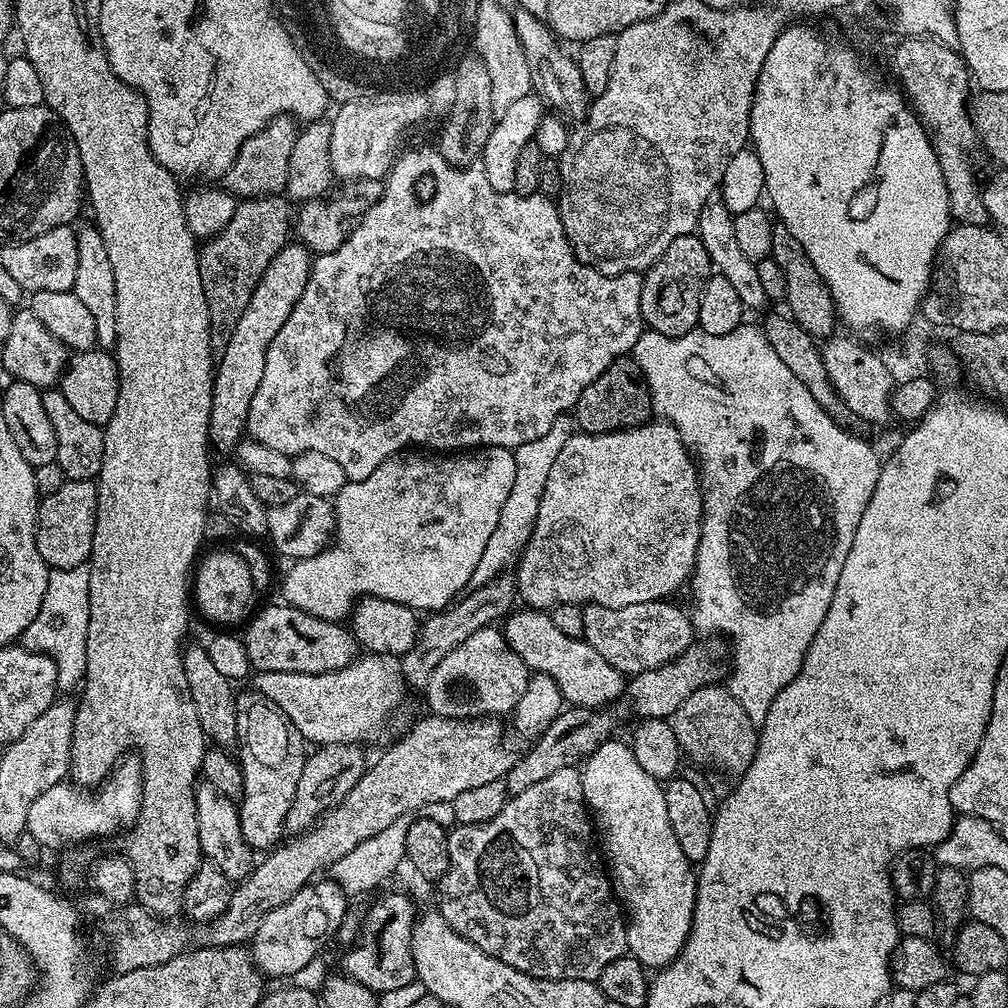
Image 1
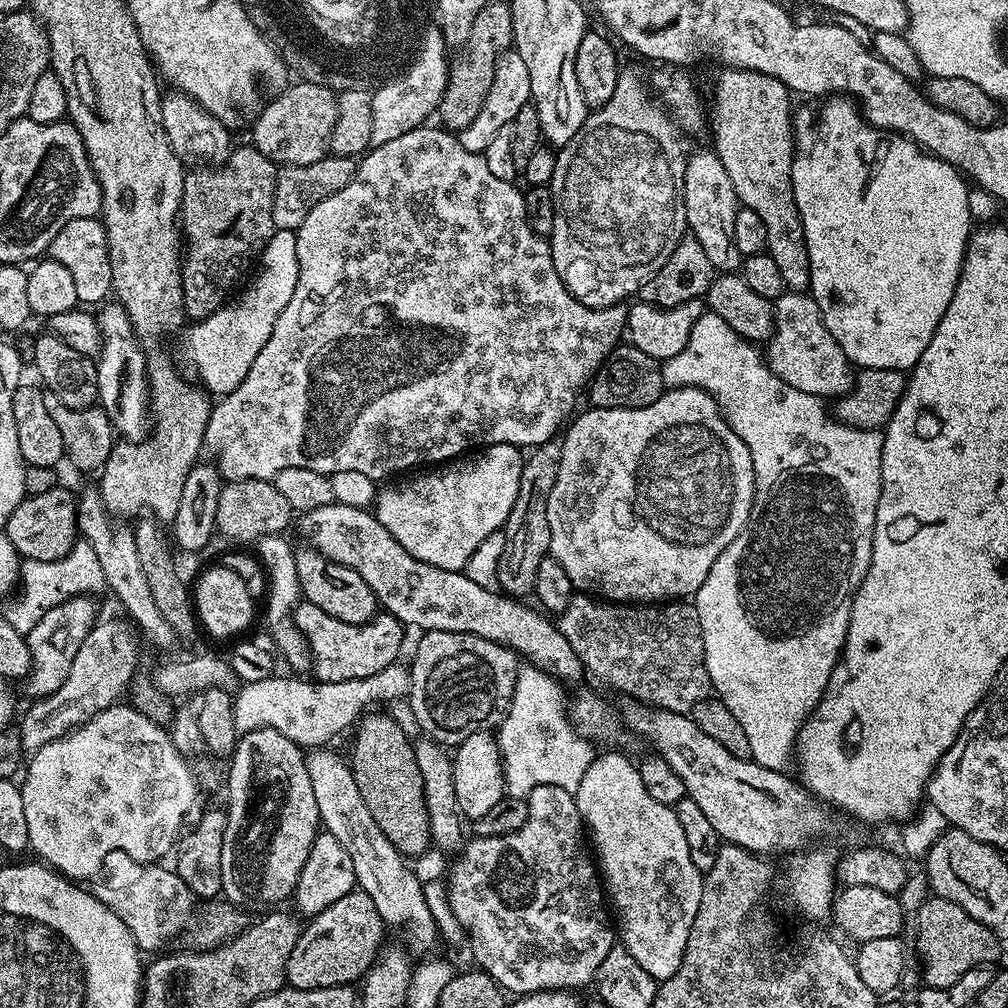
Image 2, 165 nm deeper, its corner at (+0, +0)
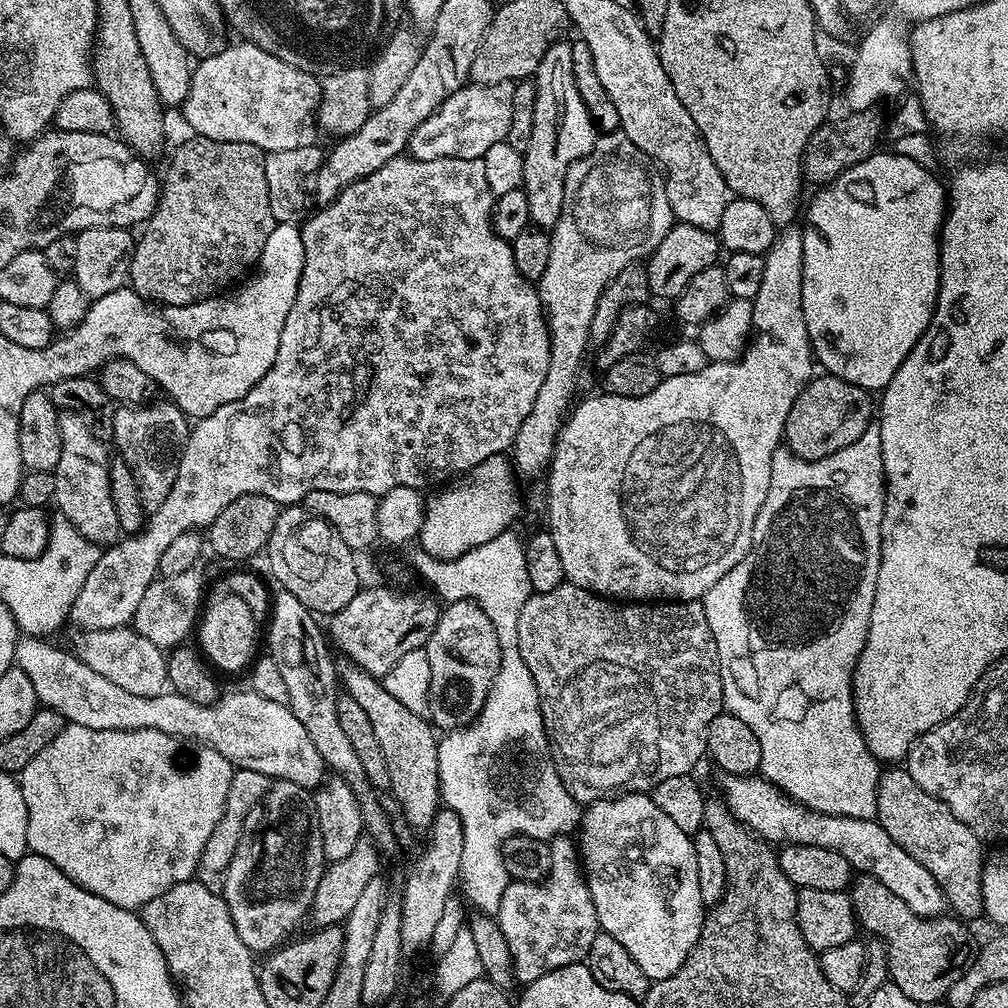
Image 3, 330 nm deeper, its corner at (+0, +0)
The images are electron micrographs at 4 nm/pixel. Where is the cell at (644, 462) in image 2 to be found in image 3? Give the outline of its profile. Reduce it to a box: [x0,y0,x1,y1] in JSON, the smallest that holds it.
[546,227,814,602]

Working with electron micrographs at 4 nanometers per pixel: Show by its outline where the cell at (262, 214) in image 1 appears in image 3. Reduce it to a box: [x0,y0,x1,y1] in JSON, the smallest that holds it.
[127,134,277,306]

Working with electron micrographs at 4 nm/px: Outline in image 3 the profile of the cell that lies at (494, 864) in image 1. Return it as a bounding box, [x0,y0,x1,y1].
[498,835,600,986]

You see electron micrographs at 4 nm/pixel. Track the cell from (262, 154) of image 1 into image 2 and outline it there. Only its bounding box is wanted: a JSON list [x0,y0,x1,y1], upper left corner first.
[251,83,338,166]

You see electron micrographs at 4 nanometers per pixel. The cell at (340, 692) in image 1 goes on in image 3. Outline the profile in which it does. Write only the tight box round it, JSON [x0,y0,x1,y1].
[70,626,169,697]

